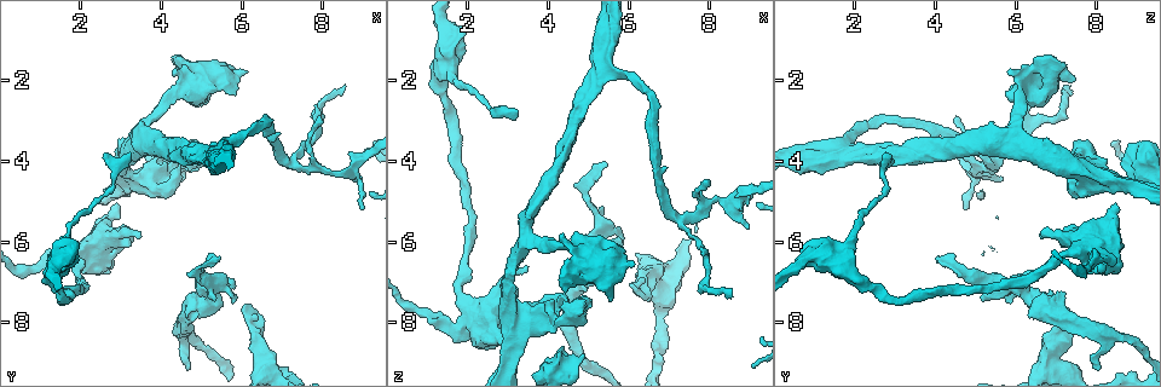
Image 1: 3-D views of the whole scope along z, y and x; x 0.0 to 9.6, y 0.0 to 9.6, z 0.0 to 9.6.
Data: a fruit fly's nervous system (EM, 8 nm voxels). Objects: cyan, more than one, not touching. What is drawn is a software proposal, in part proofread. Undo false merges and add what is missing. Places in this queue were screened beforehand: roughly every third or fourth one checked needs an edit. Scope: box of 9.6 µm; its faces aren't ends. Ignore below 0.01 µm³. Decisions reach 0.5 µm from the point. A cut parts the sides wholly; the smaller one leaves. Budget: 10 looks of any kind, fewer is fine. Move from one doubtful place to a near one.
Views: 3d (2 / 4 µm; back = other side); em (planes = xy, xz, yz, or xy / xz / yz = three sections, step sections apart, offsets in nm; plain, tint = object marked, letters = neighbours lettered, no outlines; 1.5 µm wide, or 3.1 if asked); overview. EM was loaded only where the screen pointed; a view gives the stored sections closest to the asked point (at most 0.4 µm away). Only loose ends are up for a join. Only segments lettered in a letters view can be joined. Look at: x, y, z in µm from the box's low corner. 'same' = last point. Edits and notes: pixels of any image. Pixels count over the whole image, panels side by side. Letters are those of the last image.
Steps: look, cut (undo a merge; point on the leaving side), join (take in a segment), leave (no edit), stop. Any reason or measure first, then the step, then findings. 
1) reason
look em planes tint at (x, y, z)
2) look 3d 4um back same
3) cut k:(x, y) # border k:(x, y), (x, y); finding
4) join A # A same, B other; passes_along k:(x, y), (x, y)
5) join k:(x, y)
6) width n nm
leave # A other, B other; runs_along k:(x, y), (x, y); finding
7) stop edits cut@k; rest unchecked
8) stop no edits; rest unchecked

thin neck
look 3d 4um at (1.10, 6.55, 7.85)

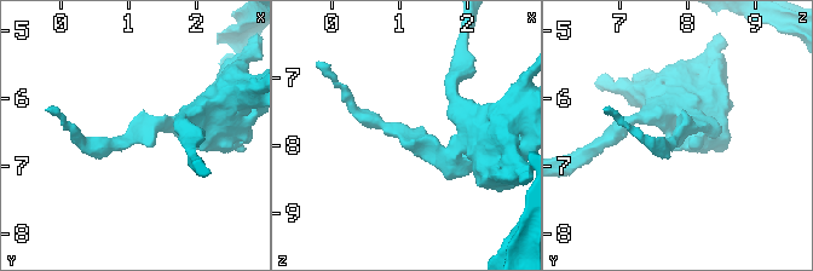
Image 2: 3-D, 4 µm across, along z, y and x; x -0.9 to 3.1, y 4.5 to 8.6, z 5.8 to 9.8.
look em planes letters at (1.05, 6.55, 7.85)

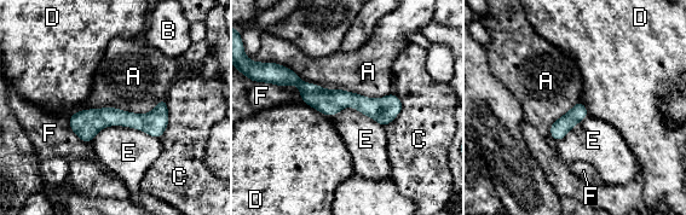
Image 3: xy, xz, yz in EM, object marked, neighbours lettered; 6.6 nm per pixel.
width 110 nm
leave # A other, B other, C other, D other, E other, F other; border 3:(159, 139), (104, 126), (88, 143); continuous, no second neuron

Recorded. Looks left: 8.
an open end
look em planes letters at (3.45, 6.00, 6.70)

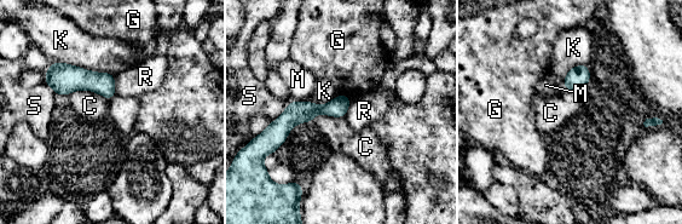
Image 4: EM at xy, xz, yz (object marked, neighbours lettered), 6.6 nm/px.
width 110 nm
leave # C other, G other, K other, M other, R other, S other; border 4:(65, 95), (92, 90), (108, 101); none of them fits

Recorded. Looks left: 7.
thin end
look 3d 4um at (4.65, 9.10, 8.10)

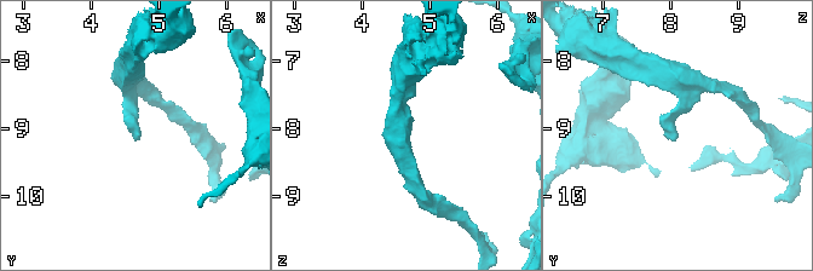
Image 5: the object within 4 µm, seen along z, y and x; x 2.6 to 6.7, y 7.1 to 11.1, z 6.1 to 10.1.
look em xy step 8 letters at (4.65, 9.15, 8.05)

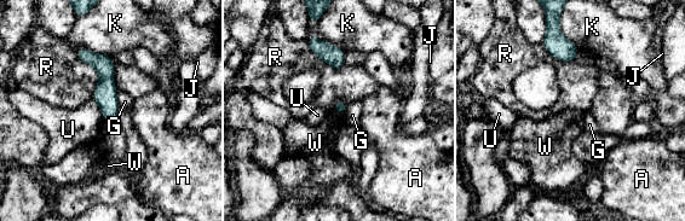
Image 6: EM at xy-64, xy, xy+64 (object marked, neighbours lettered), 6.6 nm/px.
cut it another way
look em planes letters same

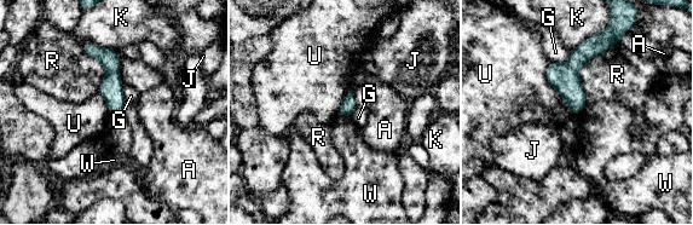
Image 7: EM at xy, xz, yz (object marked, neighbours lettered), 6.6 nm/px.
width 100 nm
leave # A other, G other, J other, K other, R other, U other, W other; runs_along 7:(595, 39), (572, 65), (576, 110); no lettered segment goes on from it

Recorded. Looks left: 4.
arms part here
look 3d 4um at (6.30, 8.60, 6.85)

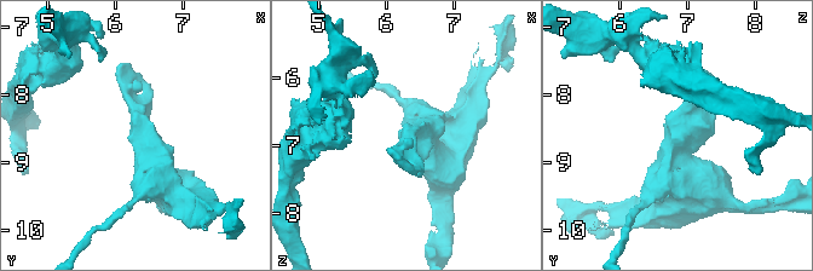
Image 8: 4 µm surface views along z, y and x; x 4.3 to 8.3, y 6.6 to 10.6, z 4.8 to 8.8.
now the EM
look em yz step 4 tint at (6.35, 8.60, 6.80)

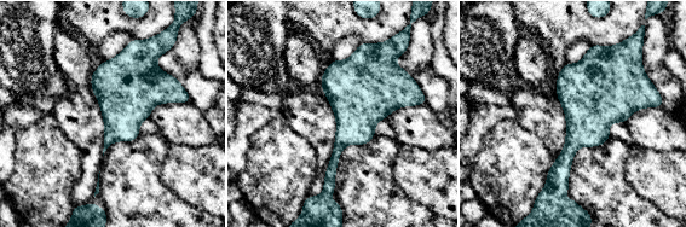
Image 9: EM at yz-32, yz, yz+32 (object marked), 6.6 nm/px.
look em planes letters same

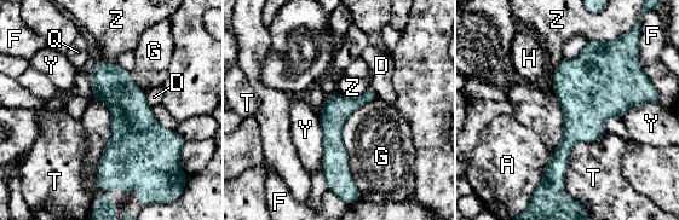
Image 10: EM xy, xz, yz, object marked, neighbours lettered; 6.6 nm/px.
leave # A other, D other, F other, G other, H other, Q other, T other, Y other, Z other; border 10:(377, 96), (341, 131), (358, 190); continuous, no second neuron

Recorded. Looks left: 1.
stop no edits; rest unchecked

